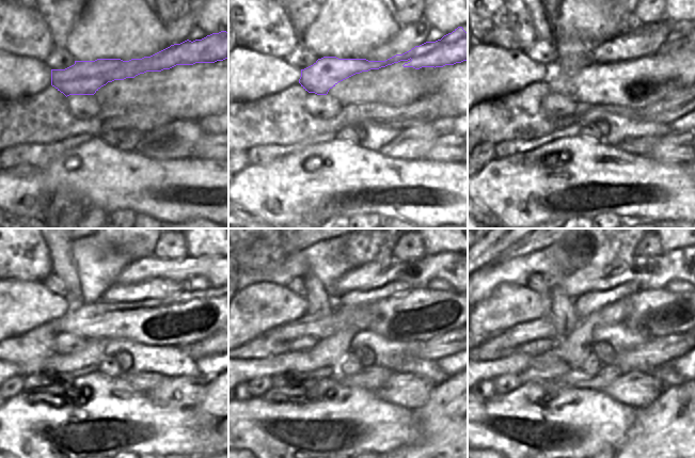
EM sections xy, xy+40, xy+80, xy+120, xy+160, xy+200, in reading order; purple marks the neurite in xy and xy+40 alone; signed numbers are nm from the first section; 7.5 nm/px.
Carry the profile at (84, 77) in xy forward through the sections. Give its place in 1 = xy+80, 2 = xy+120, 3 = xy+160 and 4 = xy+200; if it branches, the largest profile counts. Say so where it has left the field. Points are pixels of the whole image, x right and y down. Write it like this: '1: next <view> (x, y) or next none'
1: next xy+80 (573, 53)
2: next xy+120 (97, 267)
3: next xy+160 (328, 263)
4: next xy+200 (556, 253)

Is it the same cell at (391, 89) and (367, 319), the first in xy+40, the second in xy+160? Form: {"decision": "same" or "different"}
{"decision": "same"}

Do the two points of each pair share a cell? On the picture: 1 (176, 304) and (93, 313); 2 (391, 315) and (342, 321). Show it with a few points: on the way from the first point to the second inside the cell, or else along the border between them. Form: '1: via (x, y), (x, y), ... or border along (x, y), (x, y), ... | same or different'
1: via (156, 314), (113, 314) | same
2: via (379, 317), (353, 317) | same

